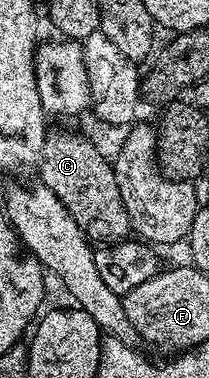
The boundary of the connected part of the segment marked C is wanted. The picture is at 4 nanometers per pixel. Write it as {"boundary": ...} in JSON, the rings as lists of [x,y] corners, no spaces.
{"boundary":[[[51,130],[46,136],[46,143],[42,146],[42,157],[37,164],[36,170],[42,174],[41,186],[52,189],[56,197],[72,213],[72,221],[80,225],[80,229],[94,245],[109,245],[117,243],[131,234],[130,218],[128,213],[122,208],[122,198],[120,197],[120,185],[116,185],[114,176],[114,164],[109,158],[102,156],[102,151],[90,139],[85,139],[82,135],[77,135],[74,131],[54,131]]]}

